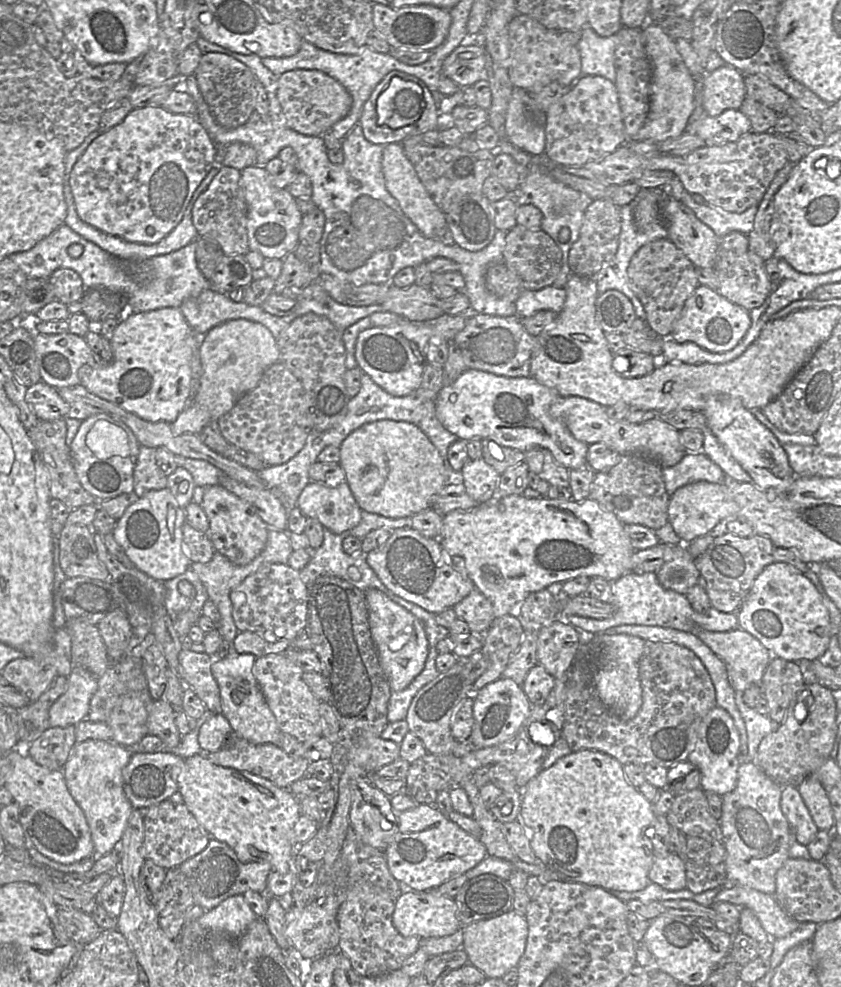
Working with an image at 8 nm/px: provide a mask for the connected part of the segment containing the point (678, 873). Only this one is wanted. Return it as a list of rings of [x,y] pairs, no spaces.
[[[670,853],[664,858],[655,858],[649,872],[649,880],[668,891],[687,889],[686,868],[683,859],[675,853]]]

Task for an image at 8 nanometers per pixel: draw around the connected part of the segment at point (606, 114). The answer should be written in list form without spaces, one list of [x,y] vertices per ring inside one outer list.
[[[582,75],[577,82],[573,82],[569,86],[571,89],[556,103],[554,103],[546,112],[547,120],[545,126],[545,136],[546,136],[546,155],[555,163],[565,165],[565,166],[585,166],[587,163],[600,160],[605,156],[615,152],[620,146],[627,142],[627,137],[625,134],[625,126],[622,120],[622,114],[619,105],[618,94],[616,90],[615,83],[601,76],[596,75]]]

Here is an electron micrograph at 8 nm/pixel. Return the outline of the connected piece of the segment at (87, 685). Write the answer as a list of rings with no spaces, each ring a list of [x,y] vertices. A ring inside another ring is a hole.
[[[74,666],[68,676],[66,691],[49,710],[50,727],[77,725],[87,719],[90,701],[98,688],[98,678],[80,666]]]

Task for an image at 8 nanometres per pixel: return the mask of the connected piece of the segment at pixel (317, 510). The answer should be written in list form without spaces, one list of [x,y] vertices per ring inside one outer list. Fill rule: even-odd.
[[[310,481],[301,492],[297,507],[334,534],[350,530],[361,521],[362,510],[346,481],[333,488]]]

